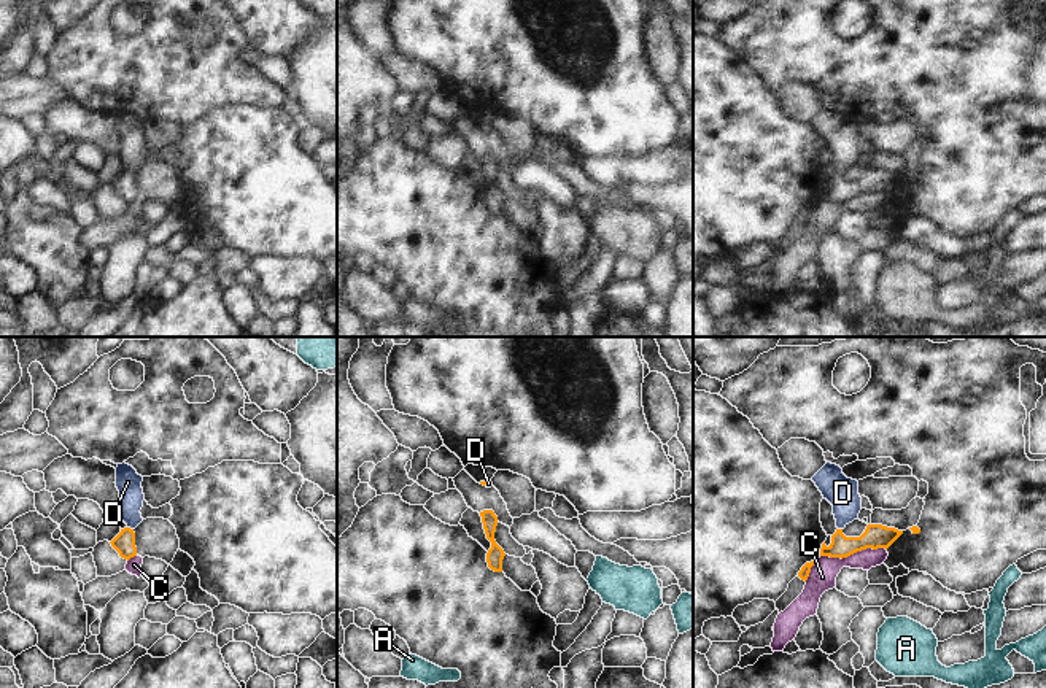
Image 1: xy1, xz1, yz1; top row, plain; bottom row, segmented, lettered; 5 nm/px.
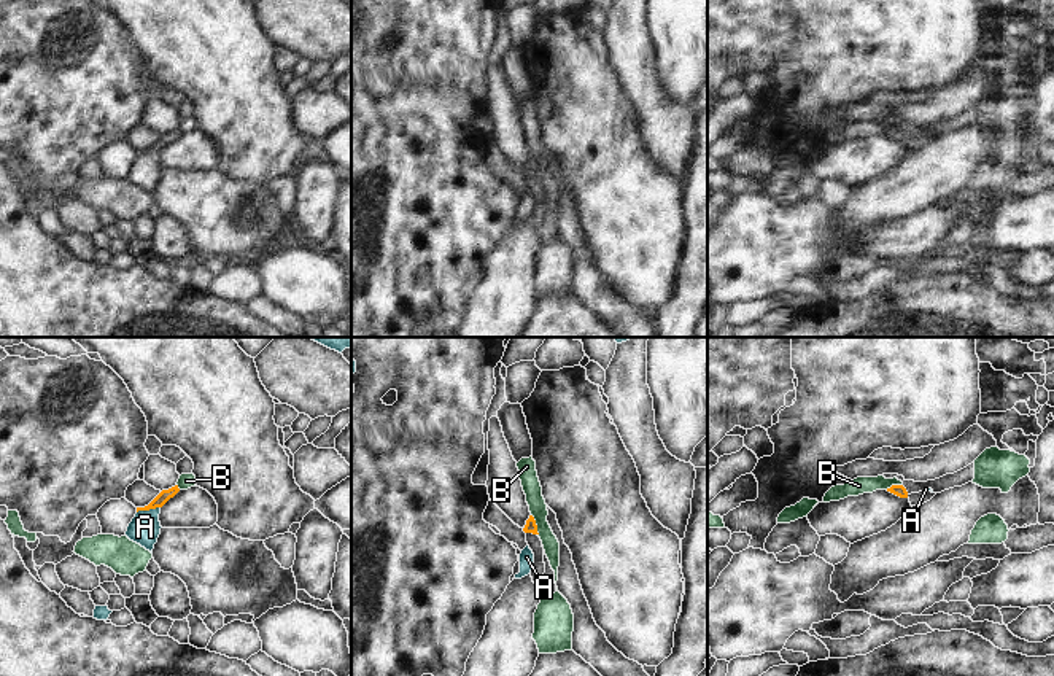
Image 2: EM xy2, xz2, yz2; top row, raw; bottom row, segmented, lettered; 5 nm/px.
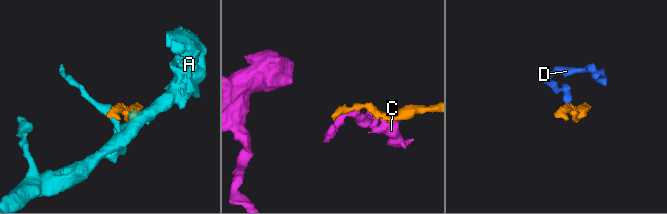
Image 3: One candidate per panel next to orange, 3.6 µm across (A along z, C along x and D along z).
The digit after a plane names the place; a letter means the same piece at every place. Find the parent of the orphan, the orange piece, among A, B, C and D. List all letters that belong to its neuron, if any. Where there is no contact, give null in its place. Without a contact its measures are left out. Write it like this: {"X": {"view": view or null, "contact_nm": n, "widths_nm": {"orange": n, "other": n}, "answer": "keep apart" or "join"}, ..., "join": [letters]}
{"A": {"view": "xy2", "contact_nm": 120, "widths_nm": {"orange": 60, "other": 160}, "answer": "keep apart"}, "B": {"view": "xz2", "contact_nm": 120, "widths_nm": {"orange": 60, "other": 90}, "answer": "keep apart"}, "C": {"view": "yz1", "contact_nm": 340, "widths_nm": {"orange": 130, "other": 140}, "answer": "keep apart"}, "D": {"view": "xy1", "contact_nm": 40, "widths_nm": {"orange": 110, "other": 130}, "answer": "join"}, "join": ["D"]}

